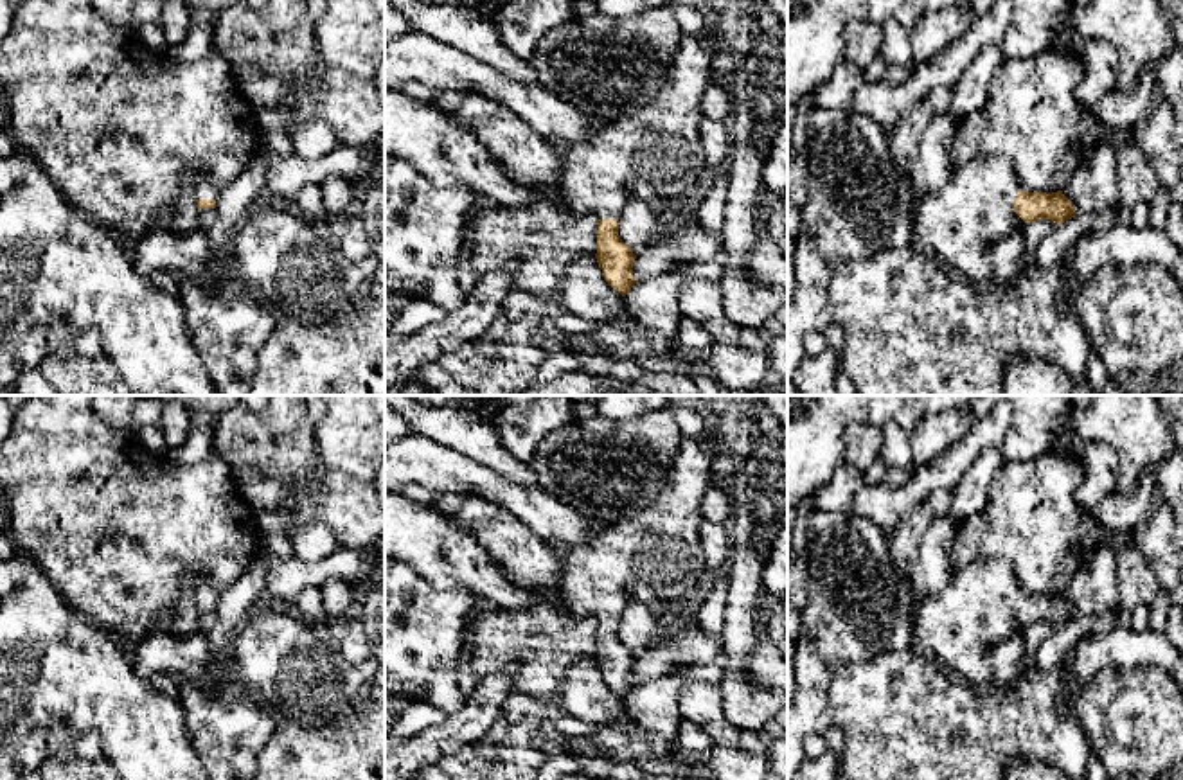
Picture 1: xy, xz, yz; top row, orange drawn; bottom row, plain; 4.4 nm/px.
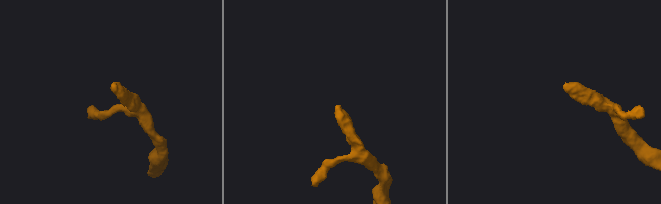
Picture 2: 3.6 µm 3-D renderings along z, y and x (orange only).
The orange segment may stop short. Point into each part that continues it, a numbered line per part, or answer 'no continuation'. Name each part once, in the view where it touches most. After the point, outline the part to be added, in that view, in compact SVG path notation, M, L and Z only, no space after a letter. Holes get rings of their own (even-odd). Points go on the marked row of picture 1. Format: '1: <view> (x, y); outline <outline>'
1: yz (973, 211); outline M1005 156L974 158L935 192L919 196L913 210L913 232L922 246L964 273L967 284L983 286L991 279L987 250L1018 230L1014 199L1019 185Z

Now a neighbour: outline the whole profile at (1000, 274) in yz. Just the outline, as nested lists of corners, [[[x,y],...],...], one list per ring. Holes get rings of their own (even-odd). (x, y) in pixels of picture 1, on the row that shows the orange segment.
[[[1019,232],[1009,234],[1001,243],[987,250],[989,286],[1009,284],[1028,262]]]

